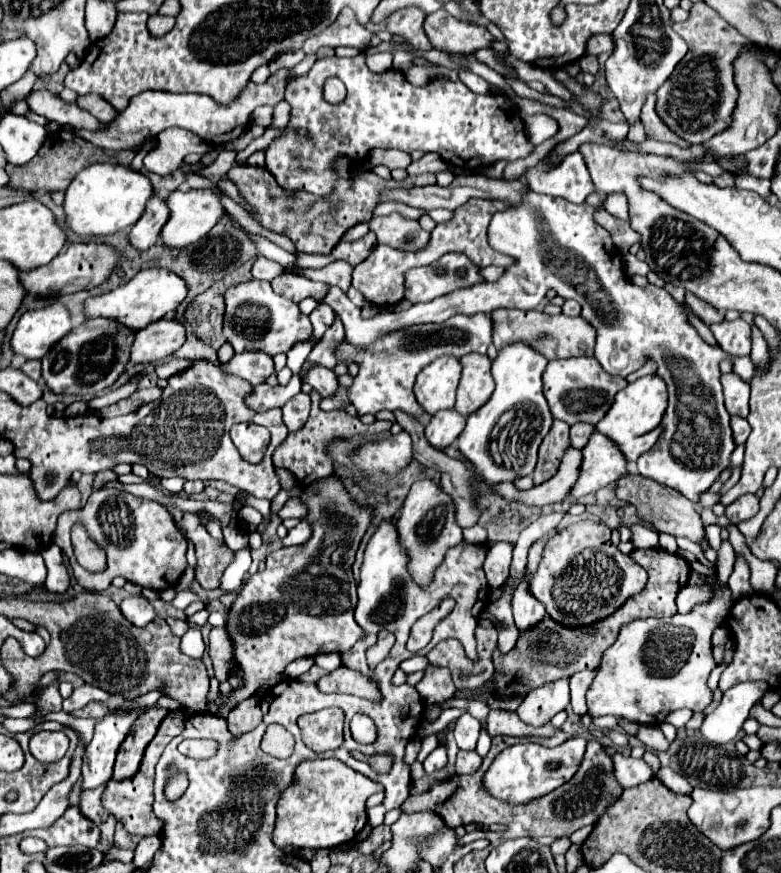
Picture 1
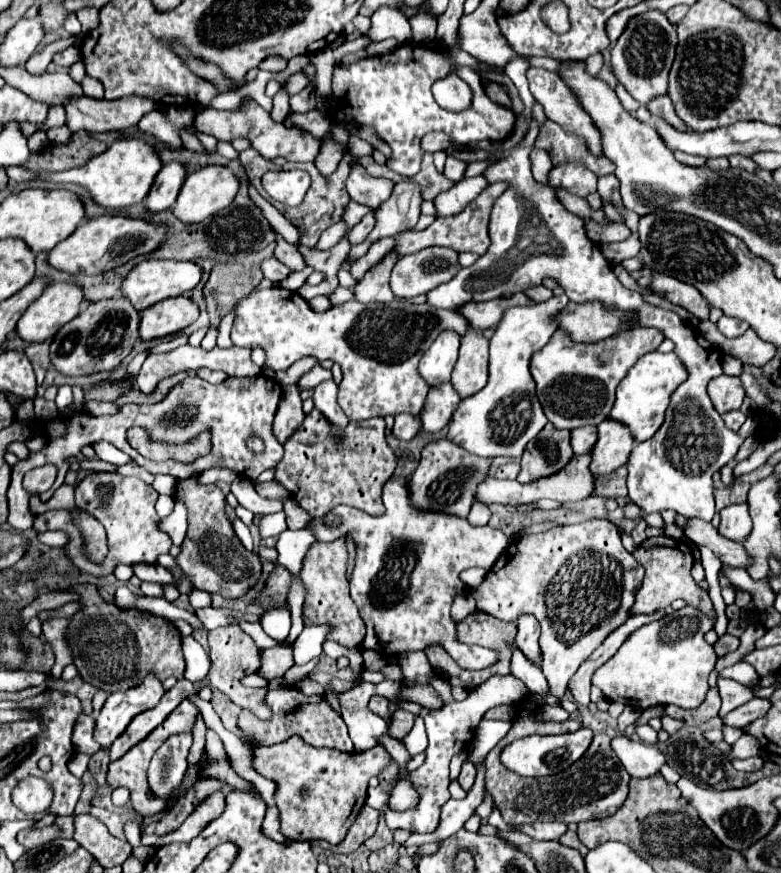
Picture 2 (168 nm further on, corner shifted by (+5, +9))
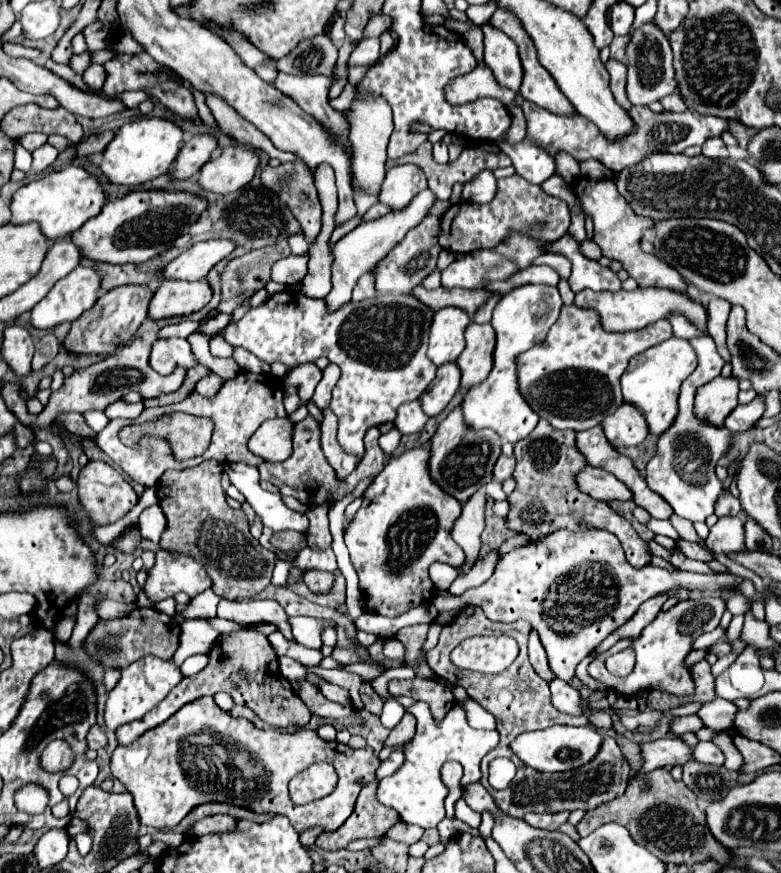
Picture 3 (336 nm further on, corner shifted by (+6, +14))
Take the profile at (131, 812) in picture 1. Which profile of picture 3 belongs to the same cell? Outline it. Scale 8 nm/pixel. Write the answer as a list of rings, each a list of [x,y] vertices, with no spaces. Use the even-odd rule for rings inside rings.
[[[210,696],[184,704],[176,716],[148,730],[134,744],[118,746],[110,760],[112,776],[134,796],[134,806],[144,826],[172,828],[194,806],[216,800],[246,806],[254,812],[284,814],[296,832],[314,826],[328,832],[338,830],[352,814],[360,790],[376,778],[378,766],[380,760],[370,746],[354,750],[336,740],[326,742],[314,730],[304,728],[296,732],[258,730],[246,718],[232,718],[220,710]],[[314,762],[334,764],[336,774],[340,774],[336,788],[320,800],[296,806],[290,802],[288,782]]]

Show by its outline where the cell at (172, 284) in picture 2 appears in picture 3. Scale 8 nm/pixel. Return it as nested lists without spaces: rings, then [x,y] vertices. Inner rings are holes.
[[[230,240],[198,242],[160,270],[160,280],[204,280],[210,268],[234,250]]]

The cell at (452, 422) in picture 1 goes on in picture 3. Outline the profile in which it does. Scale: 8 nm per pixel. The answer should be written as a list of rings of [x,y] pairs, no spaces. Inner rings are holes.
[[[454,362],[452,364],[442,364],[438,368],[438,372],[436,372],[436,378],[430,382],[426,392],[420,396],[422,410],[430,418],[438,416],[446,408],[446,404],[452,400],[458,386],[460,386],[460,370],[458,370],[458,366]]]

